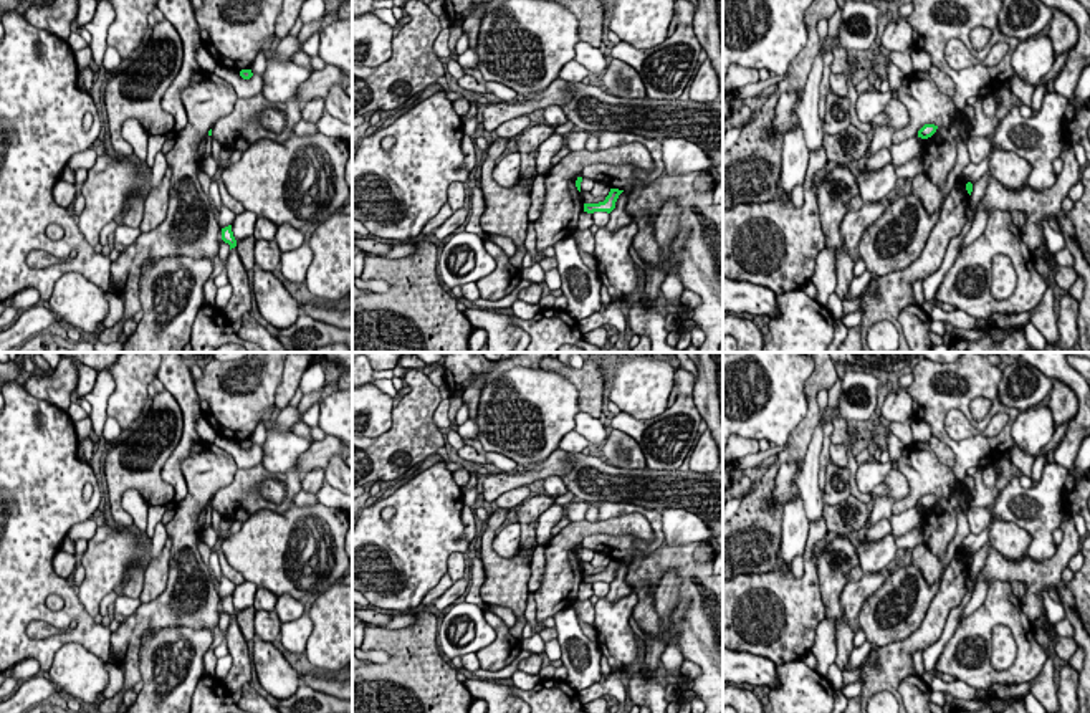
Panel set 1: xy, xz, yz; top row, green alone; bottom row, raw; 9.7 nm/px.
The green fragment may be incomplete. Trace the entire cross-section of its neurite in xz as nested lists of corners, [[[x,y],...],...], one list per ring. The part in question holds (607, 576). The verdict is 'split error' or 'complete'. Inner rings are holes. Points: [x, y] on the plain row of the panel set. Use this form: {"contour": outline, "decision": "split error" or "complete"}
{"contour": [[[610,559],[610,562],[609,562],[609,566],[605,567],[604,572],[584,574],[584,582],[587,582],[587,584],[594,584],[594,582],[607,582],[607,584],[610,584],[615,579],[615,572],[617,572],[617,569],[619,569],[619,566],[622,562],[624,561]]], "decision": "complete"}

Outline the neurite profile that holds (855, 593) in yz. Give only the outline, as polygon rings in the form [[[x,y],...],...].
[[[896,559],[882,572],[865,572],[858,581],[847,582],[840,594],[840,607],[844,609],[845,622],[852,619],[857,620],[863,602],[885,584],[887,576],[892,574],[901,561],[903,559]]]

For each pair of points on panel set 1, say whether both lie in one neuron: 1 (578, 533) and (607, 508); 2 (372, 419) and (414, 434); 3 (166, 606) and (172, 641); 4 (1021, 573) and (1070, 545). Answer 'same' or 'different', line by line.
1: different
2: different
3: different
4: same

